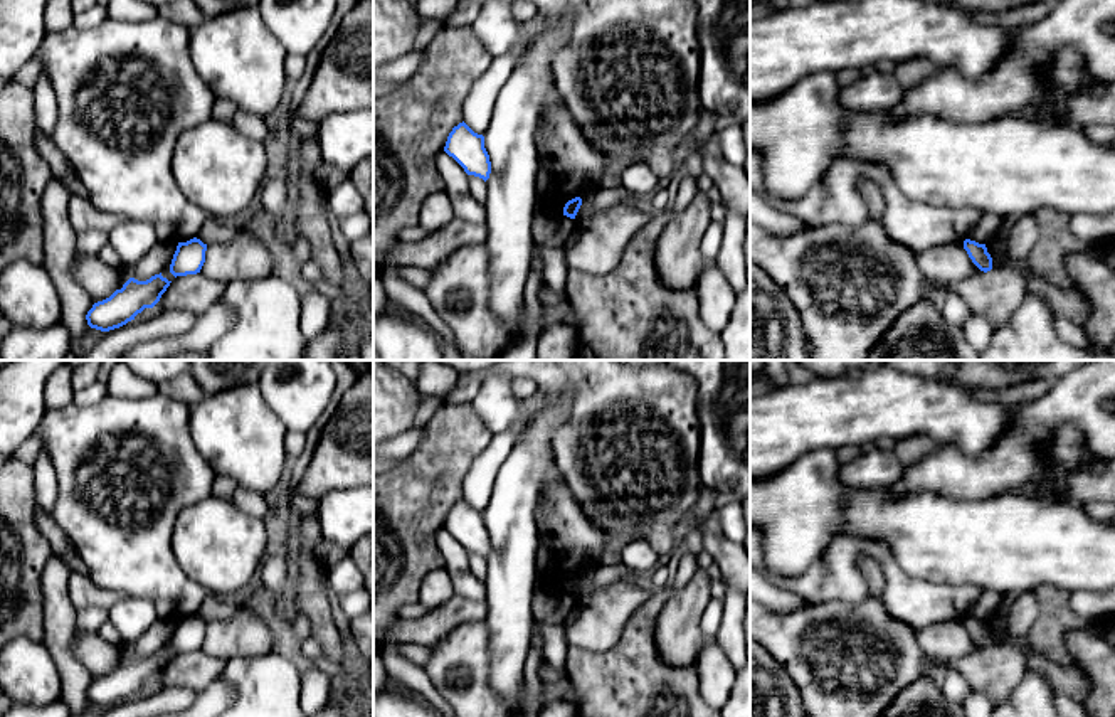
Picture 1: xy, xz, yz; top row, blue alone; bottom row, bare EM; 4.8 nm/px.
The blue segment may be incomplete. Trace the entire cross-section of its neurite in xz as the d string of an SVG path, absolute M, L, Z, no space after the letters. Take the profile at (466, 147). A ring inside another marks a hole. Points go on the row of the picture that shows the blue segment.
M464 121L452 128L444 151L452 157L468 175L483 178L491 173L489 155L484 148L484 136L474 133Z

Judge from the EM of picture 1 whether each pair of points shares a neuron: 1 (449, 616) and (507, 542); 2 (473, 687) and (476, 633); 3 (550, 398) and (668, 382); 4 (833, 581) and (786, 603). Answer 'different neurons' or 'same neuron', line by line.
1: different neurons
2: same neuron
3: same neuron
4: different neurons

